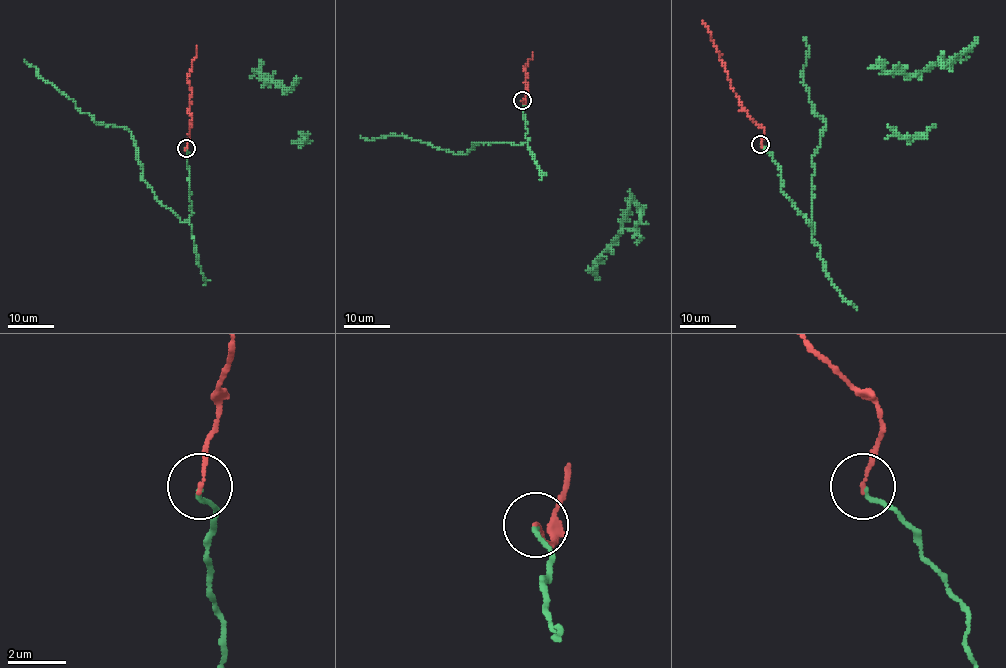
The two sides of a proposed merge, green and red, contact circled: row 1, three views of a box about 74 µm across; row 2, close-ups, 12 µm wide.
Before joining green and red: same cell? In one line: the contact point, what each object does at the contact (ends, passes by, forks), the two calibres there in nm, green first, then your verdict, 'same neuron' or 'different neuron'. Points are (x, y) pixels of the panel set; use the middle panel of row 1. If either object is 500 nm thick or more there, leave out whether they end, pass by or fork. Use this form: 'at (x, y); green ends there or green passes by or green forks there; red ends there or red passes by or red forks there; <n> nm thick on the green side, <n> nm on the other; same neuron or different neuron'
at (522, 100); green ends there; red ends there; 140 nm thick on the green side, 130 nm on the other; same neuron

